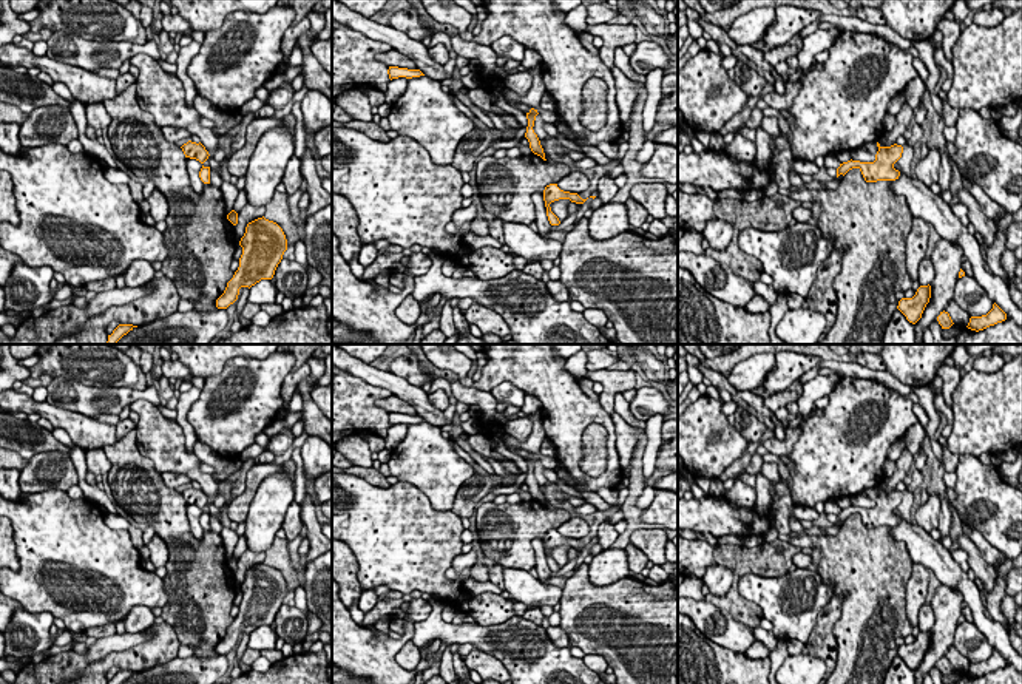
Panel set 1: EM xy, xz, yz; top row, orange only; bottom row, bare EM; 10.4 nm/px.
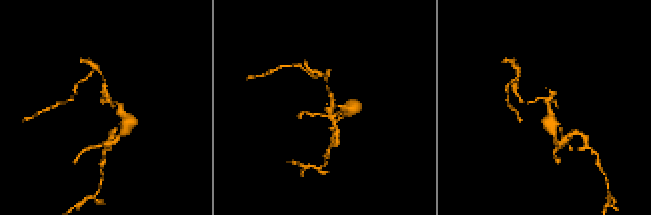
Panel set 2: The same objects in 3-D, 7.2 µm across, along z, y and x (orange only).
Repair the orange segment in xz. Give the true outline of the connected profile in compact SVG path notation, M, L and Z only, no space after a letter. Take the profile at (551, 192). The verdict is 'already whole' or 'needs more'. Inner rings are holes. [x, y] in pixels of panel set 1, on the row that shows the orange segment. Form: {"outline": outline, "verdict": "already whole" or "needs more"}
{"outline": "M550 184L543 190L543 201L547 207L547 216L551 225L559 225L559 218L551 212L550 204L559 199L570 199L576 204L584 204L587 199L582 199L577 193L563 191L557 187L557 184Z", "verdict": "already whole"}

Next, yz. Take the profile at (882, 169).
{"outline": "M868 142L861 147L872 153L875 156L875 161L860 162L851 159L848 162L843 162L837 168L837 178L840 174L844 176L852 168L858 168L866 182L898 179L900 171L894 168L894 164L902 157L902 145L894 144L891 147L882 147L878 142Z", "verdict": "needs more"}

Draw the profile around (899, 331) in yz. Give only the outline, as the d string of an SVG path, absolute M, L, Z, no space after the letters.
M898 309L886 326L882 344L915 344L914 324Z

